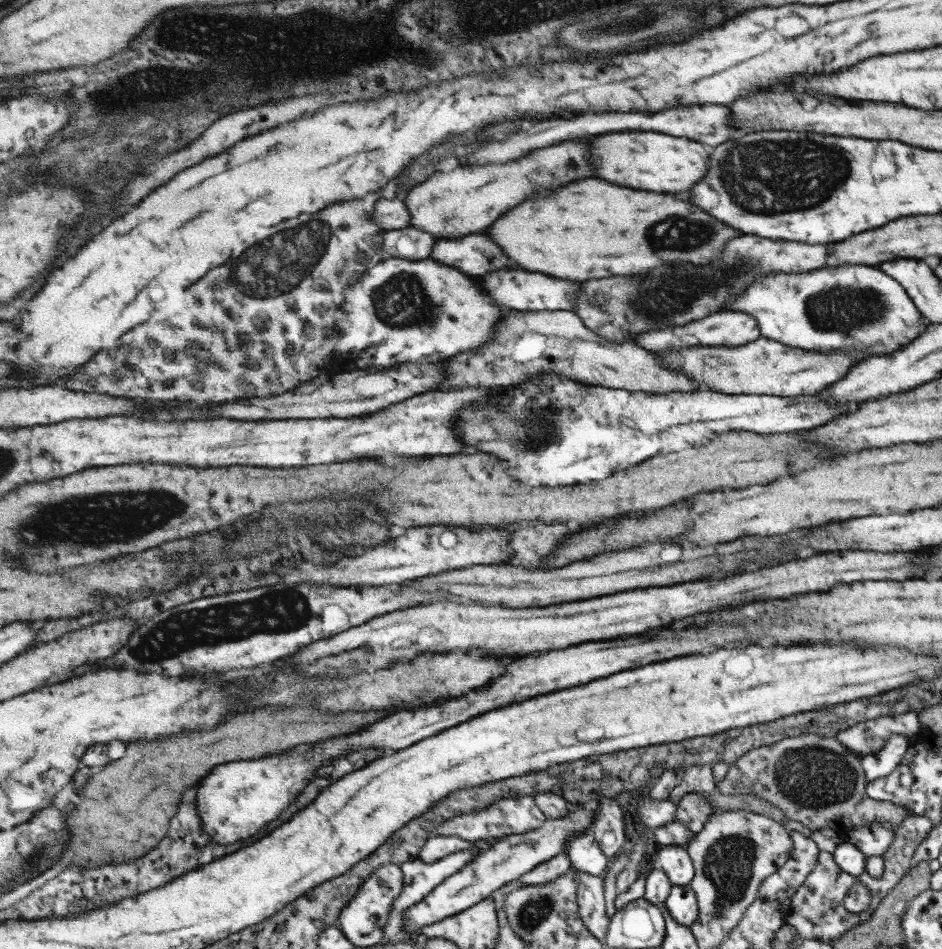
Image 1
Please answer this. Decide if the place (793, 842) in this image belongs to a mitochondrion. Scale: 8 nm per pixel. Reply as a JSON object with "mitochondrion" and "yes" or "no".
{"mitochondrion":"no"}

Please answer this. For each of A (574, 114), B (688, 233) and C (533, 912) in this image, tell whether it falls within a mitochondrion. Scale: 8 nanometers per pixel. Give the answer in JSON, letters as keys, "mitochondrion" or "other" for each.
{"A":"other","B":"mitochondrion","C":"mitochondrion"}

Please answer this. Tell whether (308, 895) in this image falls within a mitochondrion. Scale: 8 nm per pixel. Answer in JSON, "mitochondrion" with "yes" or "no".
{"mitochondrion":"no"}

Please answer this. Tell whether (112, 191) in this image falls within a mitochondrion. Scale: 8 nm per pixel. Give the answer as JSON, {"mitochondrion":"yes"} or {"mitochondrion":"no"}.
{"mitochondrion":"no"}

